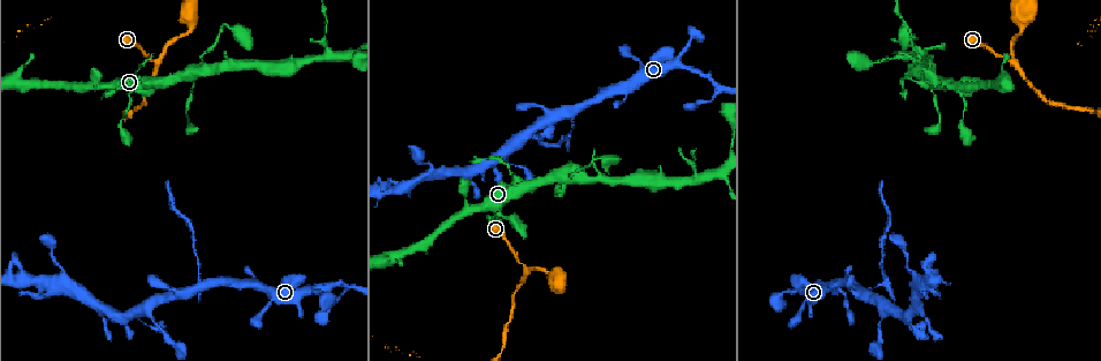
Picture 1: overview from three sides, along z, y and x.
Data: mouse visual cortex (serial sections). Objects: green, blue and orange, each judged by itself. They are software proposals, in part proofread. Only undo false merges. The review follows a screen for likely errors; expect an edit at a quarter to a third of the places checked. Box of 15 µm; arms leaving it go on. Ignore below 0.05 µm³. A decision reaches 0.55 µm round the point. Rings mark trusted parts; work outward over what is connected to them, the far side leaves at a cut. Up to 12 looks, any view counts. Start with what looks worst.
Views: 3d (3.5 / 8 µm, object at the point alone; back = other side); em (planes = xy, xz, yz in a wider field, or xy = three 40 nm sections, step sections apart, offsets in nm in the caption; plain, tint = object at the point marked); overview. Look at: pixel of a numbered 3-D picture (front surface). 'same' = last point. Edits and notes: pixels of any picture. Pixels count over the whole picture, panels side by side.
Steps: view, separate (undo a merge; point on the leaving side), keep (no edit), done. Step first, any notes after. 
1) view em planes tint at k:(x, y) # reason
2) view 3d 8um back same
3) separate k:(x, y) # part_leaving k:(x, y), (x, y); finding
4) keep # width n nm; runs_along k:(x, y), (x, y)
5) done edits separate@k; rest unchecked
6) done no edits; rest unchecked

view 3d 3.5um at 1:(920, 66) # looks like a crossing

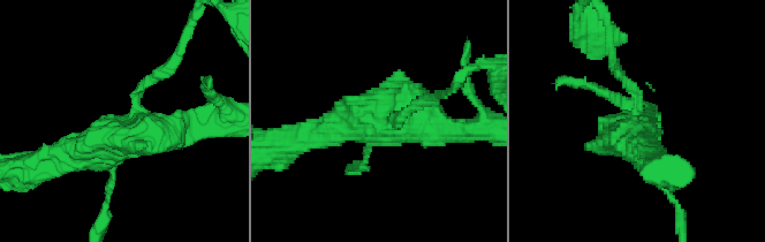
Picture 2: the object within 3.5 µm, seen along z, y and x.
view em xy step 3 tint at 2:(397, 124)

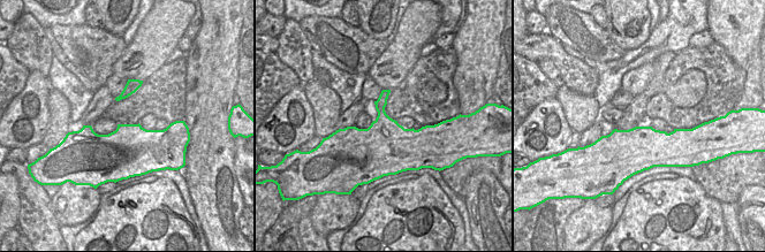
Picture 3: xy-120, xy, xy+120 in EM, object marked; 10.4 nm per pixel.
keep # runs_along 2:(63, 156), (130, 134), (209, 127); one cell here

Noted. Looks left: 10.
view 3d 8um at 1:(155, 61) # sharp bend

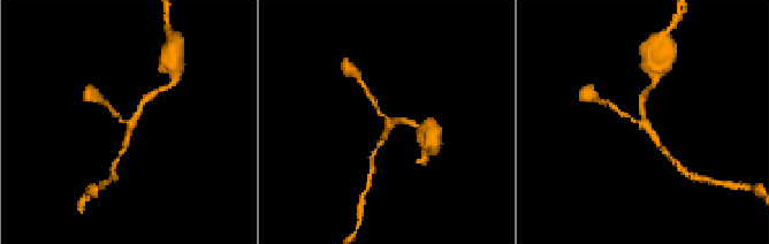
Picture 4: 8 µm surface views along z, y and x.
view 3d 3.5um at 4:(644, 121)

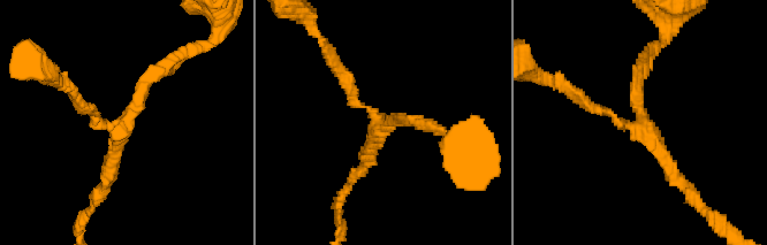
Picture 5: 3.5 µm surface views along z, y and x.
view em xy step 1 tint at 5:(377, 122) # arms 3; arm_widths 150, 200, 200 nm

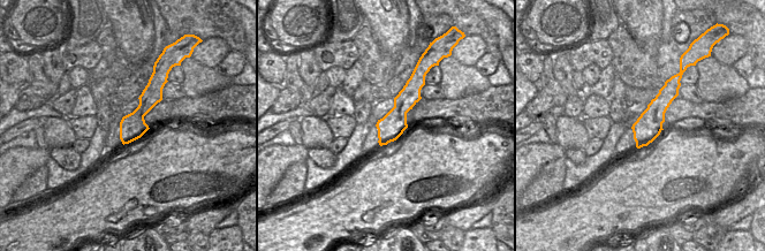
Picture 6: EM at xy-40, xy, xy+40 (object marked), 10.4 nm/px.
keep # continuous, no second cell

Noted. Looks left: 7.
view em xy step 3 tint at 1:(719, 83) # three arms meet

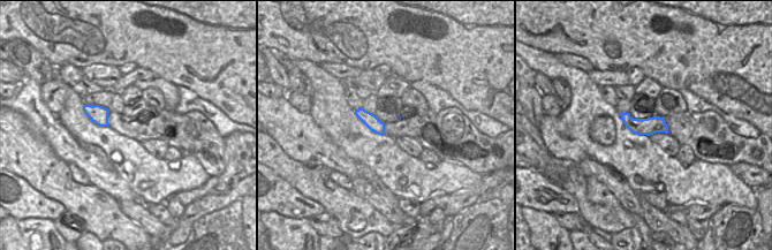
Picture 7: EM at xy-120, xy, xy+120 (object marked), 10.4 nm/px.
view 3d 3.5um same # see where the arms go

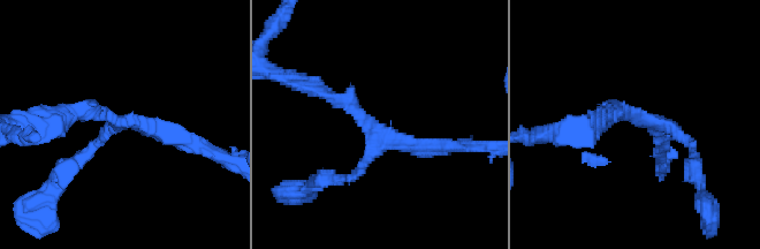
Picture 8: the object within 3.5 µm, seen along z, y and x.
keep # width 150 nm; runs_along 8:(603, 119), (668, 122), (692, 155); all the same cell

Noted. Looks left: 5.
view 3d 3.5um at 1:(329, 55) # three arms meet

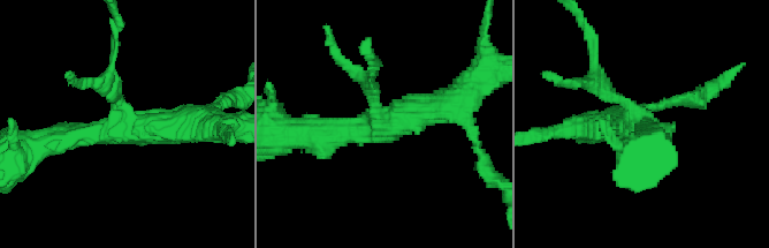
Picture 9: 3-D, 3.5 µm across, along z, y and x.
view em xy step 5 tint at 9:(124, 126) # arms 3; arm_widths 200, 350, 350 nm; need the tissue

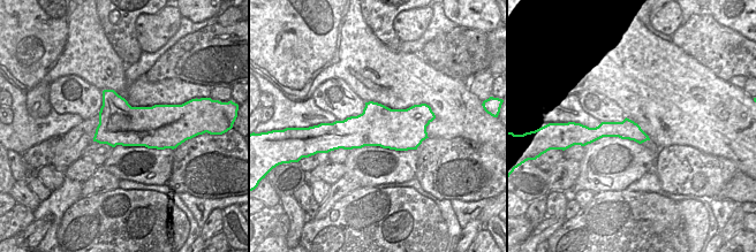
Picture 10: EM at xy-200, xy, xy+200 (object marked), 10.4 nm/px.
view em xy step 3 tint same

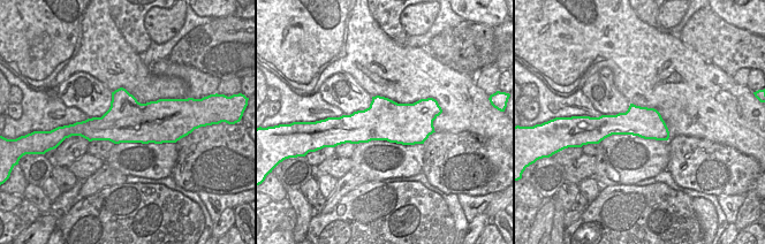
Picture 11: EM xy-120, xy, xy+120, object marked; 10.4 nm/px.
keep # one cell here

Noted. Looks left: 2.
view 3d 3.5um at 1:(193, 26) # sharp bend

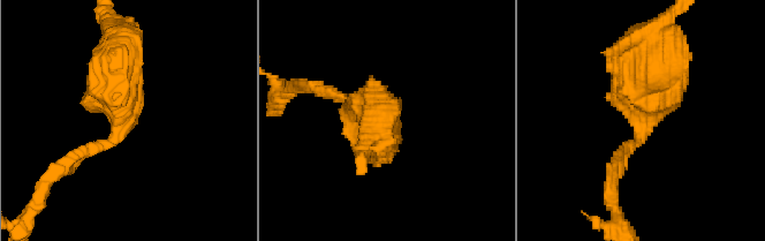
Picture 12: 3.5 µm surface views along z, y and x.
view em planes tint at 12:(644, 118)

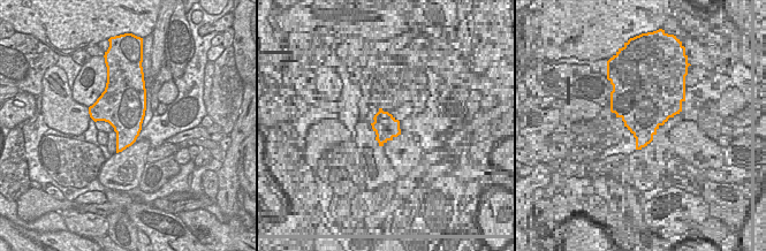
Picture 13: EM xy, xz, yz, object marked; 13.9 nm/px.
keep # runs_along 12:(623, 153), (643, 133), (635, 58), (658, 27); continuous, no second cell

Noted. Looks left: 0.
done no edits; rest unchecked

